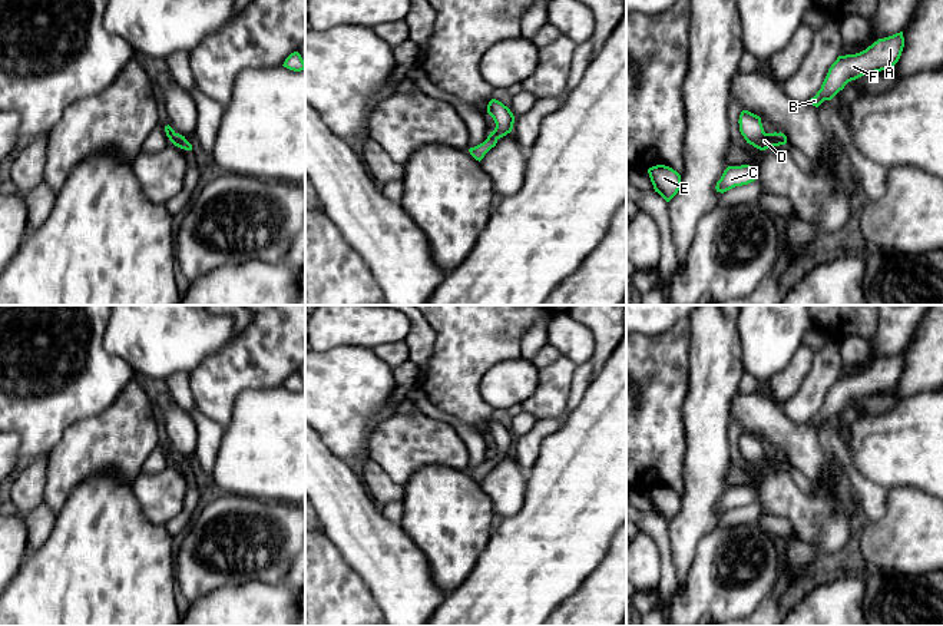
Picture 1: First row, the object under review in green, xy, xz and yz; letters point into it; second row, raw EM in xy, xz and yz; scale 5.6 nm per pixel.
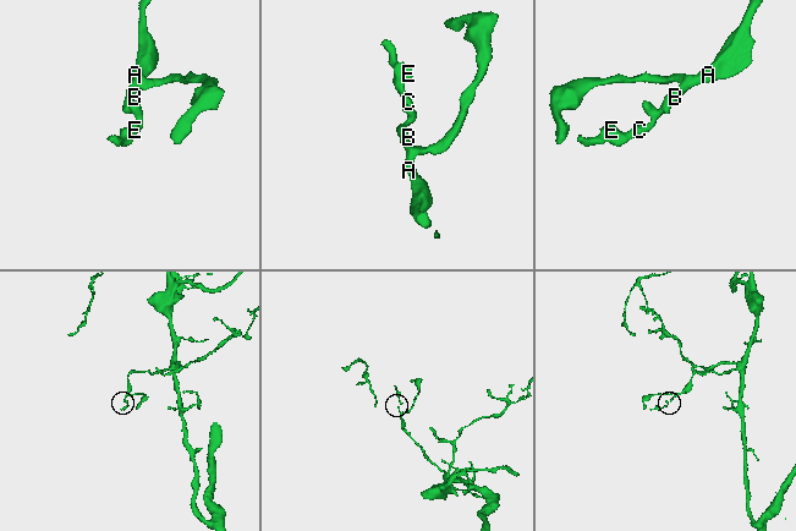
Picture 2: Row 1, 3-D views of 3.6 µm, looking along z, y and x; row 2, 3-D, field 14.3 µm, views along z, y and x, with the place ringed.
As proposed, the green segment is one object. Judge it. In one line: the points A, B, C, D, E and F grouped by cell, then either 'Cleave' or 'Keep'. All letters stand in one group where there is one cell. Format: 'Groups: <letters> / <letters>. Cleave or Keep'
Groups: A B C D E F. Keep

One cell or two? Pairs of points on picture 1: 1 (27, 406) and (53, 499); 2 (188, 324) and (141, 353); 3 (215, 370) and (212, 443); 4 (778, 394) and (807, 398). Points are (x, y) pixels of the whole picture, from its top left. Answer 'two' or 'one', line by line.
1: two
2: one
3: two
4: two

